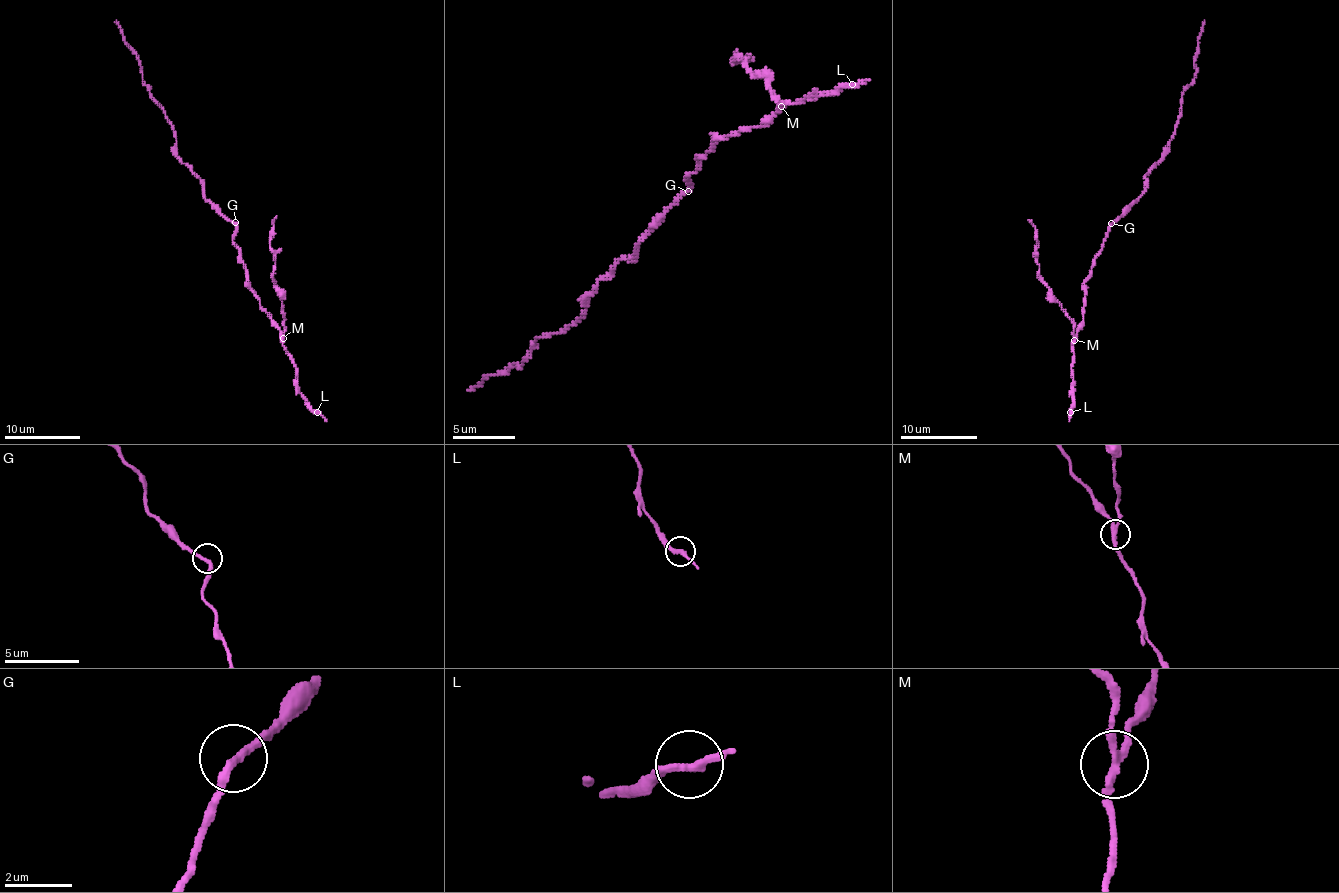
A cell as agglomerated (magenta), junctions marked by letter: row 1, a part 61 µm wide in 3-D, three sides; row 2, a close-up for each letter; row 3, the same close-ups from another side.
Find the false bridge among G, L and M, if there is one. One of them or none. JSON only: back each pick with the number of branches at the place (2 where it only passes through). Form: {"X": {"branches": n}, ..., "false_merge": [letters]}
{"M": {"branches": 3}, "false_merge": ["M"]}

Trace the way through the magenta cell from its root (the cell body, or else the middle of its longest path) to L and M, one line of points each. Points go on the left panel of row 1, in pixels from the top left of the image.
L: (233, 224), (232, 244), (245, 266), (248, 286), (280, 331), (282, 346), (296, 368), (296, 389), (317, 412)
M: (233, 224), (236, 235), (232, 244), (245, 266), (248, 286), (282, 338)

